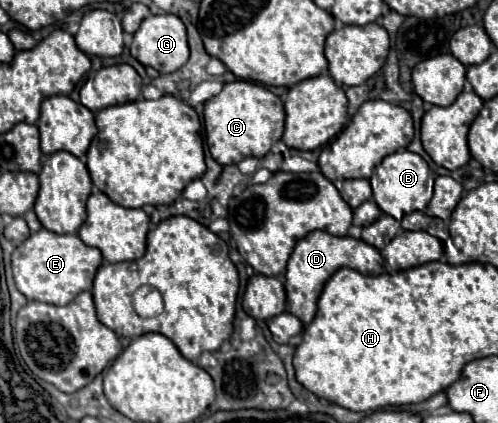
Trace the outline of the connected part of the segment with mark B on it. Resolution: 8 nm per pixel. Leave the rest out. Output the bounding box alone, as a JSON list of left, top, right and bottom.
[371,149,436,221]

